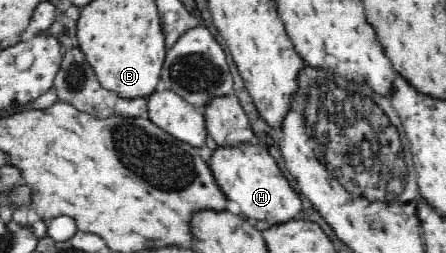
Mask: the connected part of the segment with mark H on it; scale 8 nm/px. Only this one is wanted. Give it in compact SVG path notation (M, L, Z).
M251 143L240 145L238 148L218 146L213 150L212 158L208 161L214 170L214 176L223 187L223 192L231 202L239 204L243 217L263 220L273 225L289 223L297 220L297 215L303 211L303 199L293 189L293 185L283 176L275 159L264 145Z

